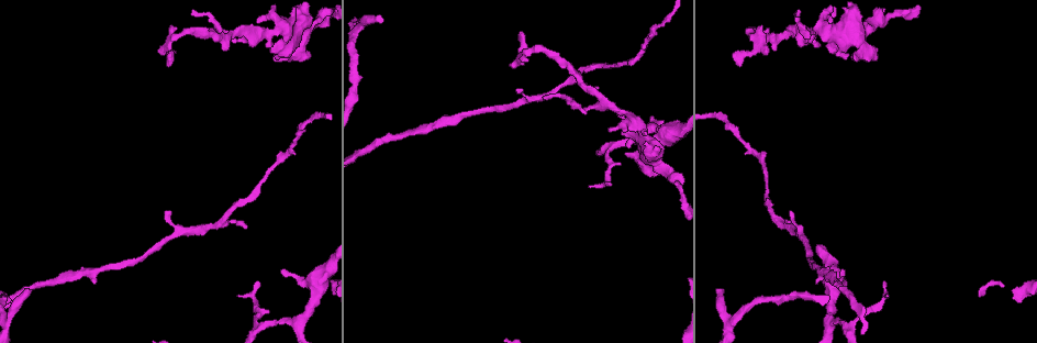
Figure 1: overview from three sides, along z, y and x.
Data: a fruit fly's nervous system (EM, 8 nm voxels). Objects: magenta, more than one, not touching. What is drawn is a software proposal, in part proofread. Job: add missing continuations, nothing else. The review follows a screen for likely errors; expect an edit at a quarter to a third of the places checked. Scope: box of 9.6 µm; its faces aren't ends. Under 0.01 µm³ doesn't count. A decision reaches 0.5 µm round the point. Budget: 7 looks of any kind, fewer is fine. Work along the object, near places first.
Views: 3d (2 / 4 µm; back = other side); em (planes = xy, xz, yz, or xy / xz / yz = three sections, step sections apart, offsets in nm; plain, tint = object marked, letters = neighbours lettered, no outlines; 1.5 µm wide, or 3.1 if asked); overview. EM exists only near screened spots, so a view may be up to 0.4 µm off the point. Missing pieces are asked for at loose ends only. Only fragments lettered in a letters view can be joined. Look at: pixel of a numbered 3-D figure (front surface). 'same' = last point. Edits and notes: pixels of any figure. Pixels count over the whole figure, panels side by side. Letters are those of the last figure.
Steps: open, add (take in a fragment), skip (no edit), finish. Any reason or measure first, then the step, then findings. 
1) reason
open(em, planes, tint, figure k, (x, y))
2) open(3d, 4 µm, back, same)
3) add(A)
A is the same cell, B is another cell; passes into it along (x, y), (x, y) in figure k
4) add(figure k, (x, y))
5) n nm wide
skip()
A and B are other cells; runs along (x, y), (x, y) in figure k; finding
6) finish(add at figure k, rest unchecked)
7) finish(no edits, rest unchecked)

an open end
open(3d, 4 µm, figure 1, (30, 289))

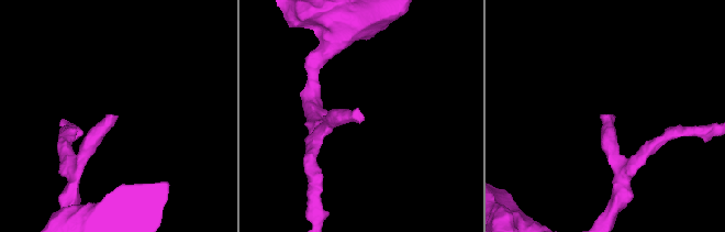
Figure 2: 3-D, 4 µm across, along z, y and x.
open(em, yz, step 4, letters, figure 2, (361, 120))

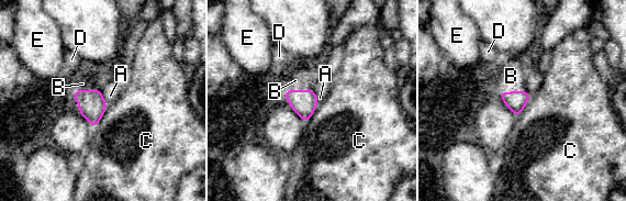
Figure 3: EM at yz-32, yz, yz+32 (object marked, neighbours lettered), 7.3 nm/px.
150 nm wide
add(B)
B is the same cell, A, C, D and E are other cells; it goes on there

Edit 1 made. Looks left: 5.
open(3d, 2 µm, figure 1, (272, 50))

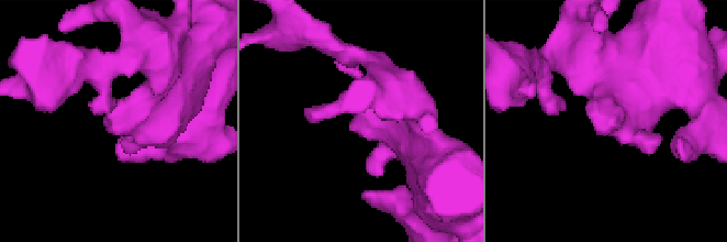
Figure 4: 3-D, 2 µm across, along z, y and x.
open(em, xz, step 8, tint, figure 4, (109, 118))

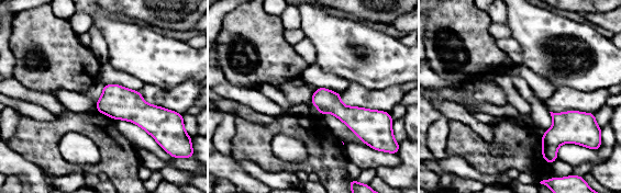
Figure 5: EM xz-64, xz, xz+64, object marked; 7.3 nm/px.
open(em, planes, letters, same)

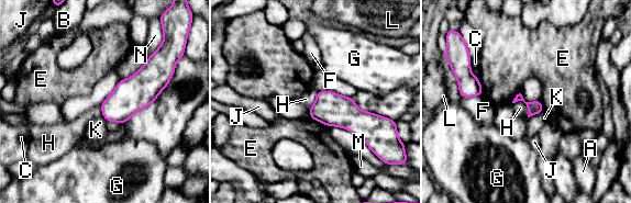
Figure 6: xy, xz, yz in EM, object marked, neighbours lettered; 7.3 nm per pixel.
skip()
A, B, C, E, F, G, H, J, K, L, M and N are other cells; border along (513, 102), (522, 101), (528, 116) in figure 6; no lettered fragment goes on from it

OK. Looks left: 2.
tapers out
open(em, xz, step 8, tint, figure 1, (799, 9))

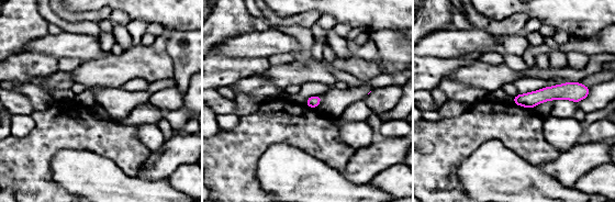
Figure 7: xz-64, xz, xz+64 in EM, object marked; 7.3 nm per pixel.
open(em, planes, letters, same)

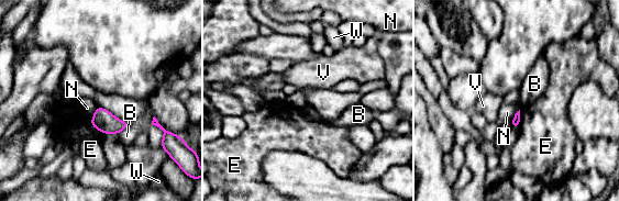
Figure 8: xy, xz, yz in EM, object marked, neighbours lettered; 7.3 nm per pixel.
skip()
B, E, N, V and W are other cells; no lettered fragment goes on from it

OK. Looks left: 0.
finish(add at figure 3, rest unchecked)

